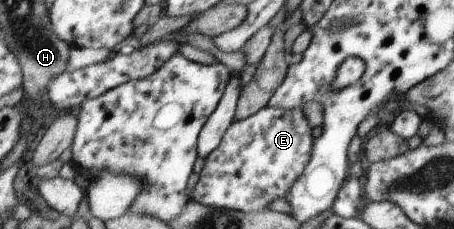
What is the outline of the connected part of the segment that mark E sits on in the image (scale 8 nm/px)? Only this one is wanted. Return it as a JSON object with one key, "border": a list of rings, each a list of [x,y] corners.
{"border":[[[267,105],[257,114],[235,122],[226,130],[221,144],[204,162],[194,186],[191,200],[211,208],[244,213],[258,213],[267,210],[277,198],[286,198],[295,181],[306,171],[310,163],[314,144],[313,128],[301,106],[286,109]]]}

